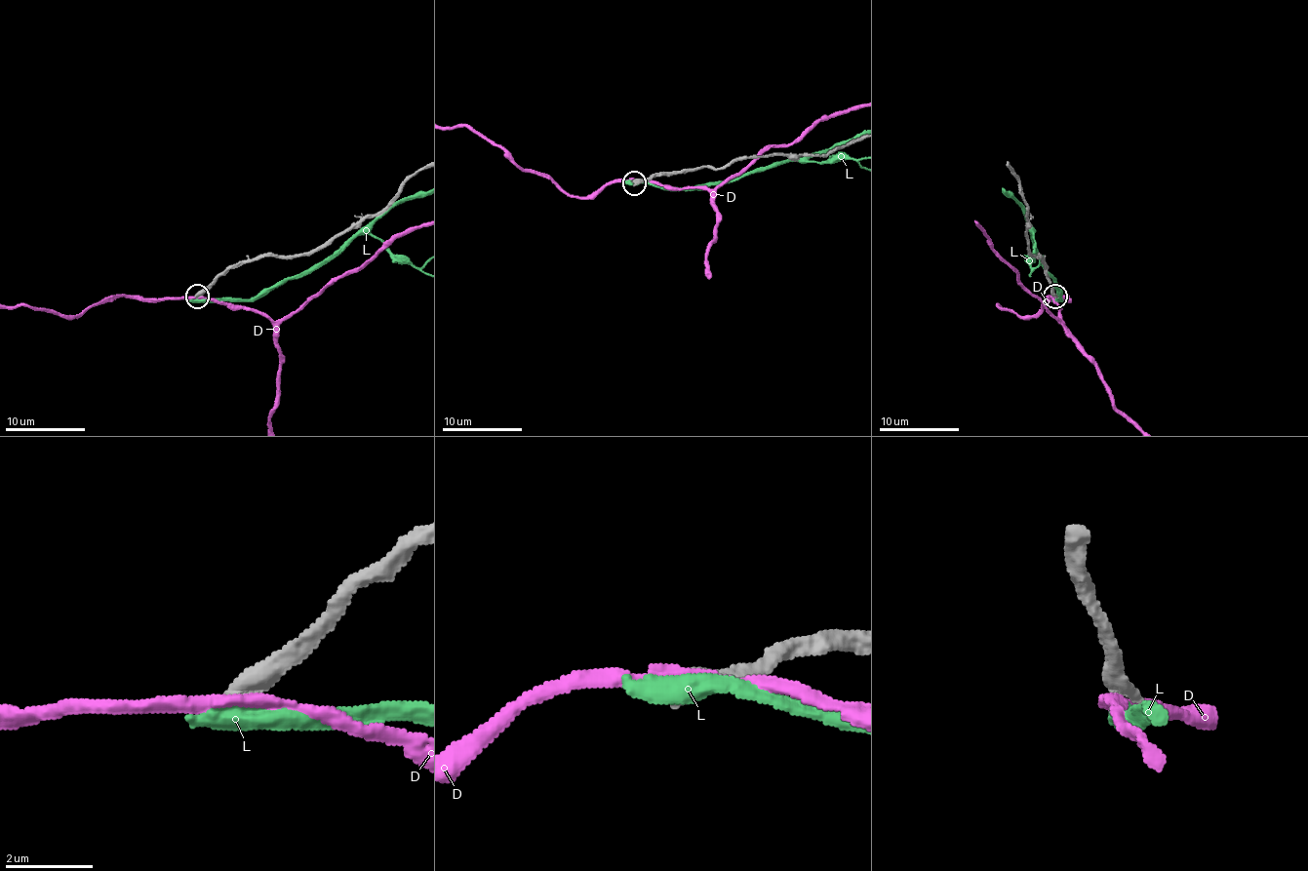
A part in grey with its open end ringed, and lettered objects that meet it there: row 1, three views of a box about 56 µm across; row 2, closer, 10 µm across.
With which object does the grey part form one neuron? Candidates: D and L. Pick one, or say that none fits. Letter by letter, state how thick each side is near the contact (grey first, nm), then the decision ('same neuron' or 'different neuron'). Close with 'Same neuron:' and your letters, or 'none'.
D: calibres 500 and 320 nm; different neuron
L: calibres 480 and 460 nm; different neuron
Same neuron: none

